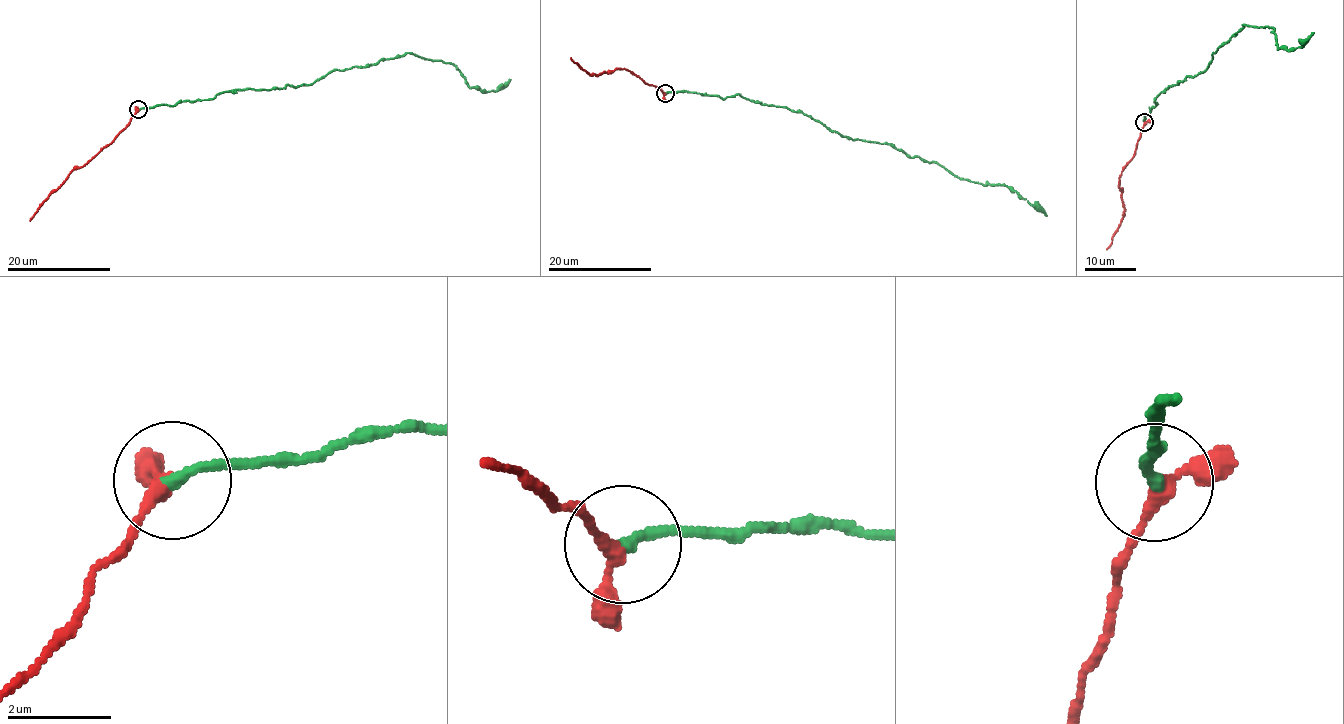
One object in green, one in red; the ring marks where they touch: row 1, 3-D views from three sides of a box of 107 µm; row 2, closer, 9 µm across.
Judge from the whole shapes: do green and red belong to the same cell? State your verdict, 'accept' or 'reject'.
accept

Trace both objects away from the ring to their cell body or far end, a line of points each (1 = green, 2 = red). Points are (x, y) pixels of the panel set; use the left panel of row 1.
1: (139, 109), (231, 90), (299, 87), (336, 69), (411, 53), (452, 63), (481, 90), (500, 89), (510, 79)
2: (139, 109), (114, 139), (85, 164), (76, 167), (29, 220)

